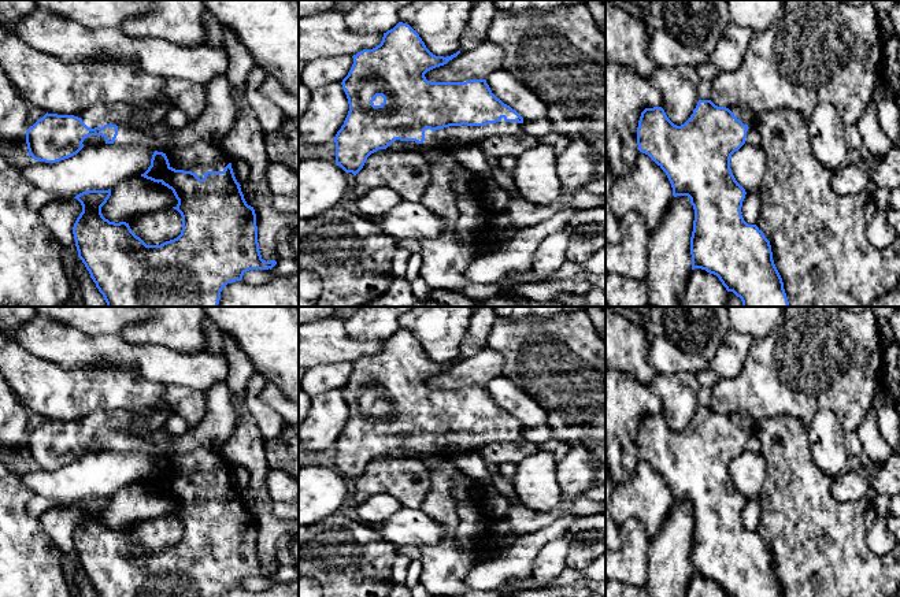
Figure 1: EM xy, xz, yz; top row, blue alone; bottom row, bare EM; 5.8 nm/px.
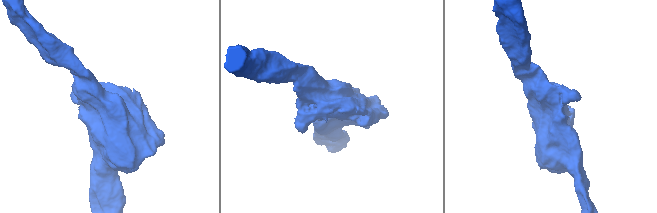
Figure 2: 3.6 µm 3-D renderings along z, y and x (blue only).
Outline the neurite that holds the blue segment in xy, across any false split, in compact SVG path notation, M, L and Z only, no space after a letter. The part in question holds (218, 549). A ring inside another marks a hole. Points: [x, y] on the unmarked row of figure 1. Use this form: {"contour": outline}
{"contour": "M97 409L74 422L47 419L26 438L29 463L45 470L77 461L89 442L101 442L105 450L115 452L148 450L155 459L141 483L167 493L178 507L173 515L182 523L181 541L160 552L147 552L129 530L110 529L103 523L101 513L111 496L85 497L74 504L82 512L73 534L78 564L99 597L222 597L227 590L241 587L249 576L271 576L277 571L262 566L256 520L244 505L229 461L208 446L179 452L178 434L164 427L148 431L147 420L138 414Z"}

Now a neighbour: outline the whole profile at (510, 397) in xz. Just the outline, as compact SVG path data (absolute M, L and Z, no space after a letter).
M497 377L486 385L492 400L515 416L523 427L548 424L547 412L525 390L505 377Z

